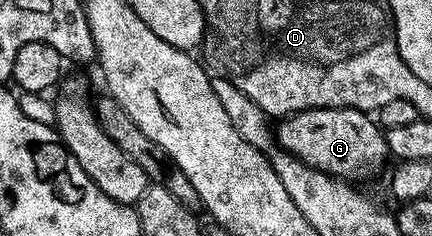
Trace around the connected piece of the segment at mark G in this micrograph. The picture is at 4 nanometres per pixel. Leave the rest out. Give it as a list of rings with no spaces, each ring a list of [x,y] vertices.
[[[318,108],[317,110],[303,110],[297,114],[289,114],[275,127],[274,138],[277,143],[283,148],[287,154],[292,154],[298,160],[302,160],[302,164],[306,164],[315,170],[321,170],[324,174],[331,174],[333,178],[341,180],[356,180],[352,178],[372,178],[384,166],[384,161],[389,161],[390,155],[388,152],[388,140],[383,129],[379,130],[374,123],[371,122],[369,115],[362,110],[351,110],[350,108]]]

